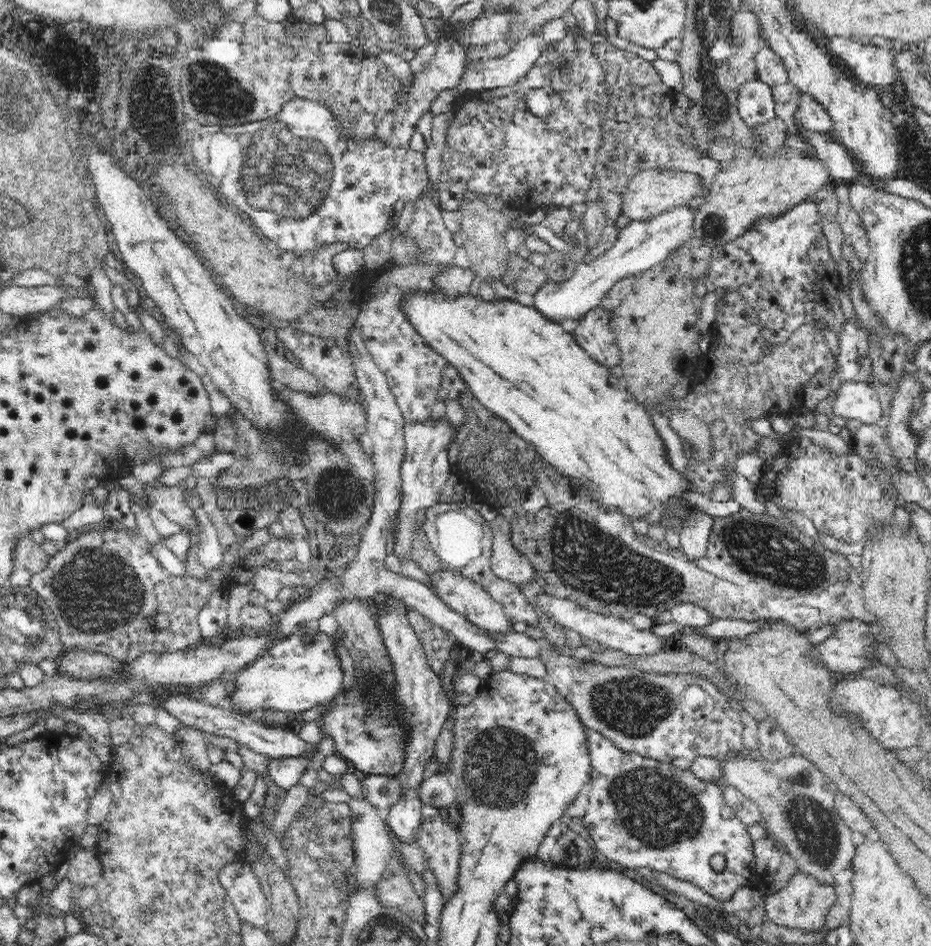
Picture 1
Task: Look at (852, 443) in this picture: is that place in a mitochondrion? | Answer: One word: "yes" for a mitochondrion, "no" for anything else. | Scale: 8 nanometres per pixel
no

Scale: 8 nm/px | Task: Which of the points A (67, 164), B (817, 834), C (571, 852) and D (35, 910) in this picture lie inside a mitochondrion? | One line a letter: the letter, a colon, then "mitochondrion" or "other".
A: other
B: mitochondrion
C: mitochondrion
D: other

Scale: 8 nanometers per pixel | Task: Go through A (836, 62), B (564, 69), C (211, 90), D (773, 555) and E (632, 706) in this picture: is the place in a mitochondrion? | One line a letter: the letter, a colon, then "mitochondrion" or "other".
A: other
B: mitochondrion
C: mitochondrion
D: mitochondrion
E: mitochondrion

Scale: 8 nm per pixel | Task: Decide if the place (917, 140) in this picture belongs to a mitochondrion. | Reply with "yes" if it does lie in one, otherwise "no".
no

